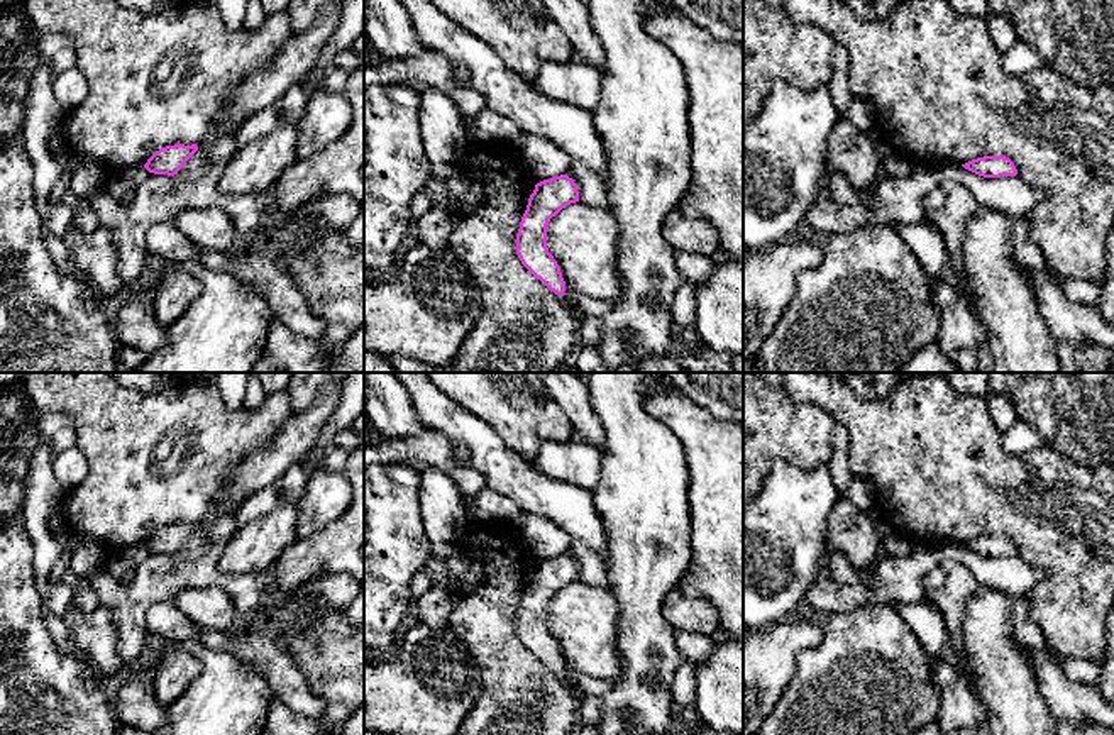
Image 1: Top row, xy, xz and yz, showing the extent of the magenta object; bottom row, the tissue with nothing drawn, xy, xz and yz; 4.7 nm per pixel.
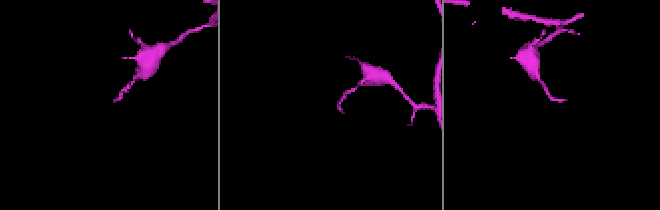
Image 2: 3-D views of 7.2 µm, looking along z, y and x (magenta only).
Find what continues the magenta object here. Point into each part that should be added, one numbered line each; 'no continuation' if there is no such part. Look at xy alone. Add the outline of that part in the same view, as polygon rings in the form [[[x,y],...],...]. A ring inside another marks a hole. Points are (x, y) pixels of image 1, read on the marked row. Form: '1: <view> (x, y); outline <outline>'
no continuation

